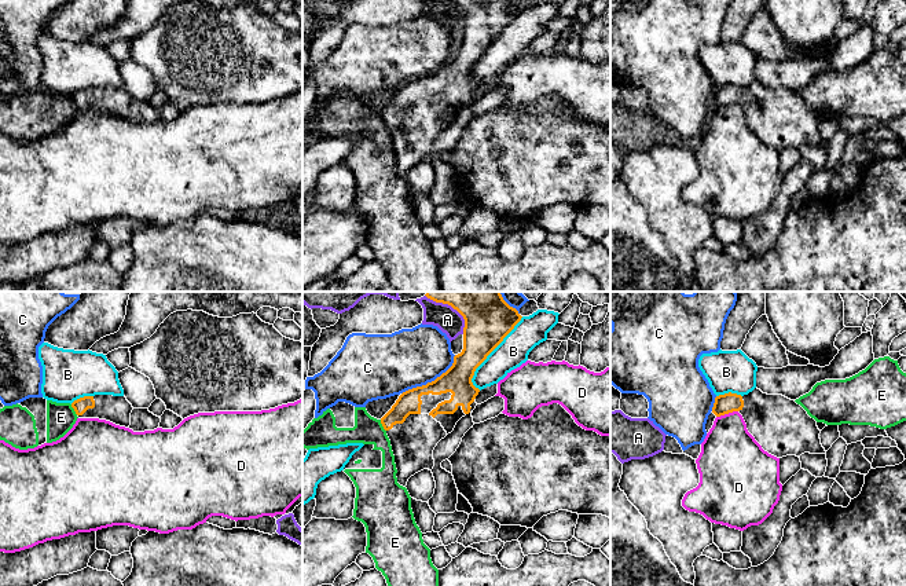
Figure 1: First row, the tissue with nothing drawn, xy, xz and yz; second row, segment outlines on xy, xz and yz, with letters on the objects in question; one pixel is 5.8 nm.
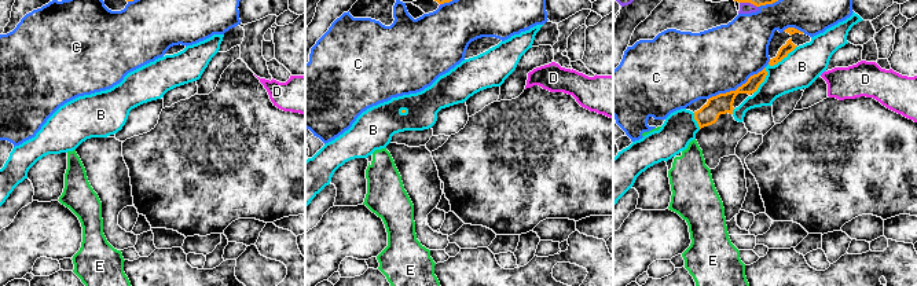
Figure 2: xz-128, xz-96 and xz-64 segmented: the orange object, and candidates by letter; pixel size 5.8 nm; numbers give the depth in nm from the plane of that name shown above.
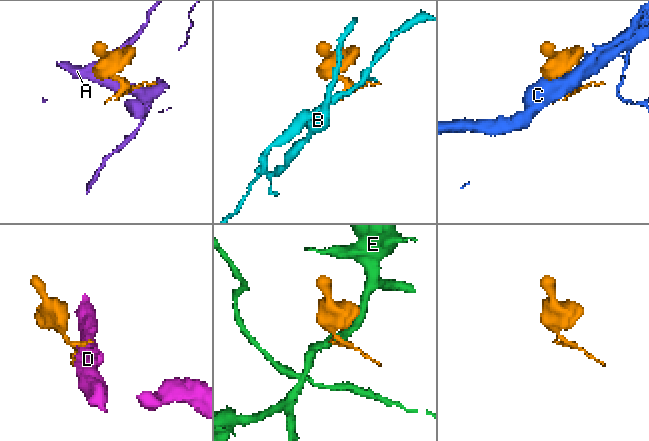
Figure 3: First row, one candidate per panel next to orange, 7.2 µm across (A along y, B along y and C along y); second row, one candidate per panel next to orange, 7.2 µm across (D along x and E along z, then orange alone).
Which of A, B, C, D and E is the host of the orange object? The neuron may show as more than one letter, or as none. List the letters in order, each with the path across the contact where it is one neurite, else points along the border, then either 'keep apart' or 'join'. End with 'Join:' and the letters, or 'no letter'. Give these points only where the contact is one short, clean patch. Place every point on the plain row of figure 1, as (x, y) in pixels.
A: keep apart
B: keep apart
C: keep apart
D: keep apart
E: border xz (380, 112), (385, 123); keep apart
Join: no letter

